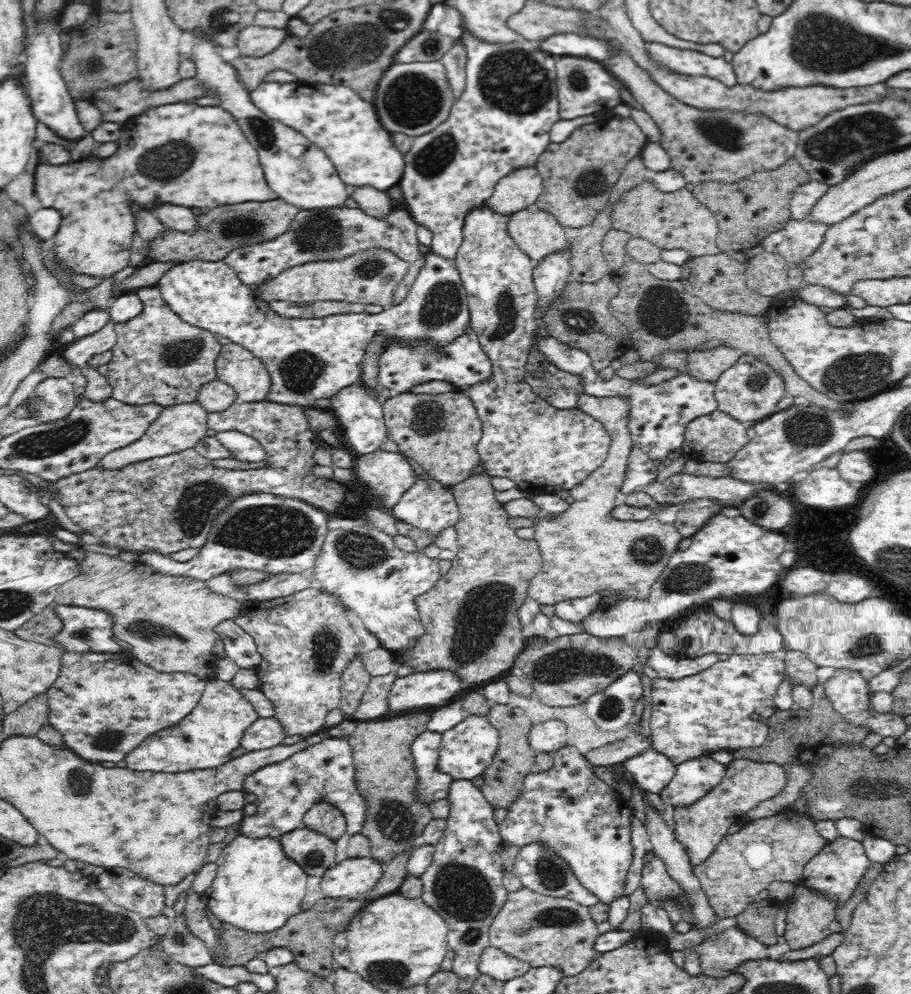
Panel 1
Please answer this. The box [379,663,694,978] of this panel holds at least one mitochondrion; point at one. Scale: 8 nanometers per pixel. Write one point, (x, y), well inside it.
(460, 890)

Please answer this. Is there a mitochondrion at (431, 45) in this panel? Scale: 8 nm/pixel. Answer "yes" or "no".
yes

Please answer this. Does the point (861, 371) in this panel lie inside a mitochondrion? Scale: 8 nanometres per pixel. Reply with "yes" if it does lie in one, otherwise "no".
yes

